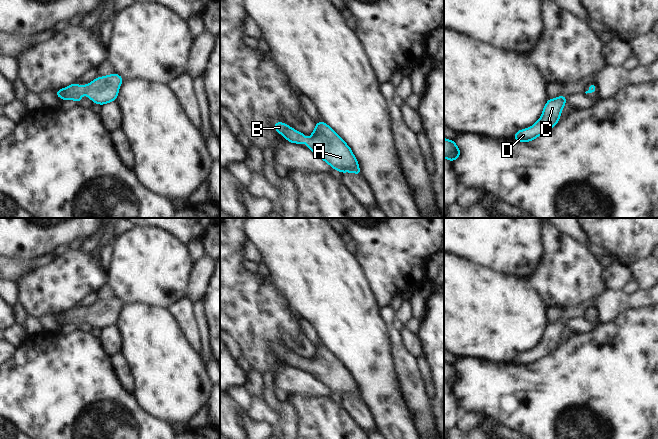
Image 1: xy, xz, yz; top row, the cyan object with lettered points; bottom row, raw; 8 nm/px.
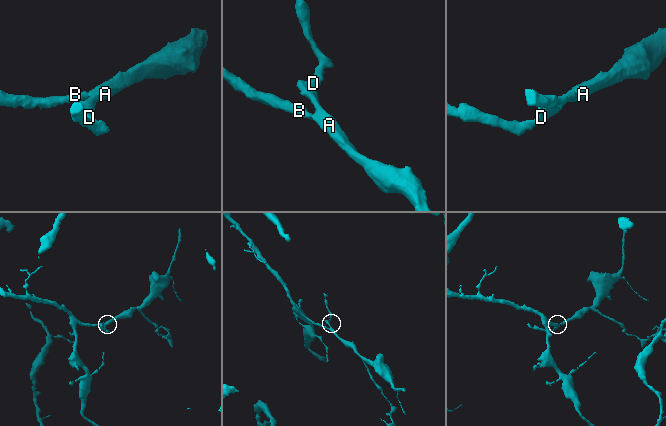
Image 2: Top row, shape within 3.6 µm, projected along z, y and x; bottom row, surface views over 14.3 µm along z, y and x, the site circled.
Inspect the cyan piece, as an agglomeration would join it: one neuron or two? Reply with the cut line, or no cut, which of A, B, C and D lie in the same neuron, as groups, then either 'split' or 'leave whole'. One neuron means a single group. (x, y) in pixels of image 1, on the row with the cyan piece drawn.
cut none; groups A B C D; leave whole

